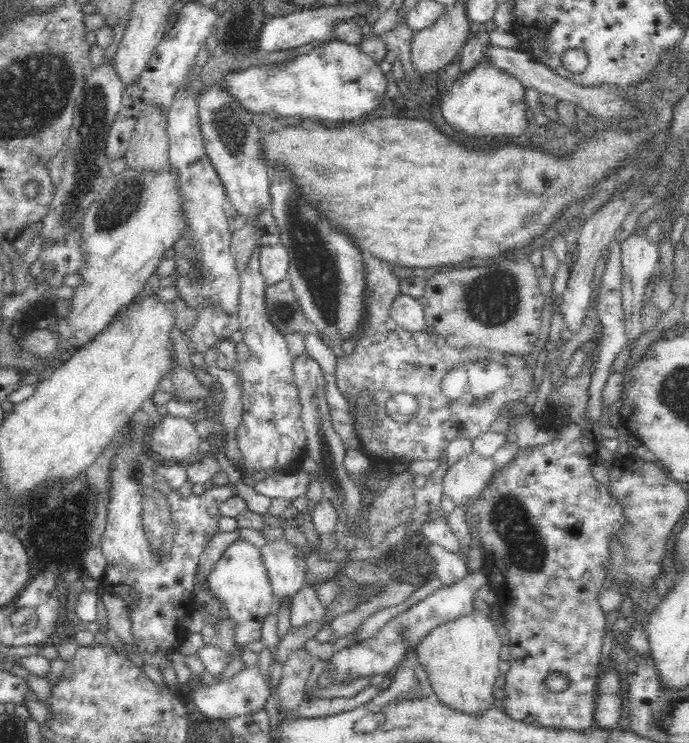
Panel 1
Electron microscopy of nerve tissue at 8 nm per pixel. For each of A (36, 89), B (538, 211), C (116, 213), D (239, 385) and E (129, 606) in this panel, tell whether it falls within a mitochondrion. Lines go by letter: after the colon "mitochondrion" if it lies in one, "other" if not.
A: mitochondrion
B: other
C: mitochondrion
D: other
E: other

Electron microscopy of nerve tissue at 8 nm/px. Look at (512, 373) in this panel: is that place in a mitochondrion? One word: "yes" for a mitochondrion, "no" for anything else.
yes

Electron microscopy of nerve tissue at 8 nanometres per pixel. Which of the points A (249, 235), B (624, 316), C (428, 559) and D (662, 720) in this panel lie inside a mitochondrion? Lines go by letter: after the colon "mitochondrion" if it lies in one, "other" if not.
A: other
B: other
C: other
D: mitochondrion

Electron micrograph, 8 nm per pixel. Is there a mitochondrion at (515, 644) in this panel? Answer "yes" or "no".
no

